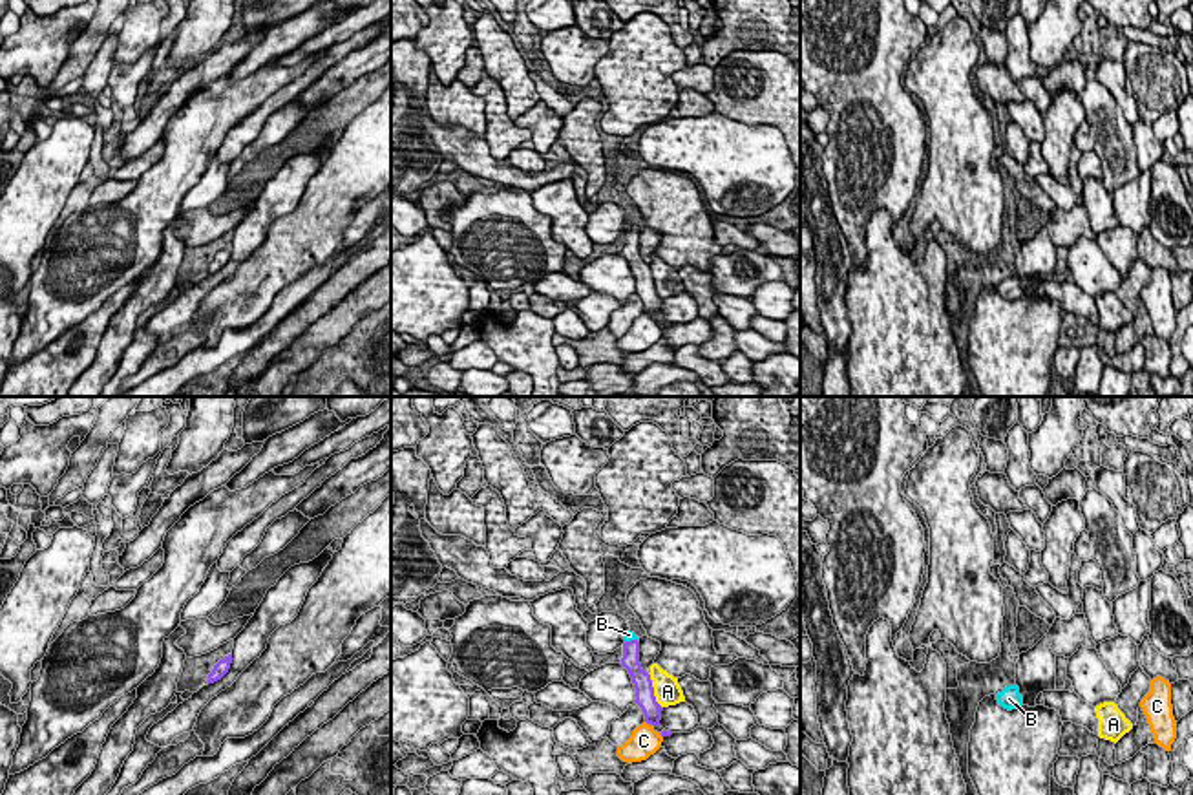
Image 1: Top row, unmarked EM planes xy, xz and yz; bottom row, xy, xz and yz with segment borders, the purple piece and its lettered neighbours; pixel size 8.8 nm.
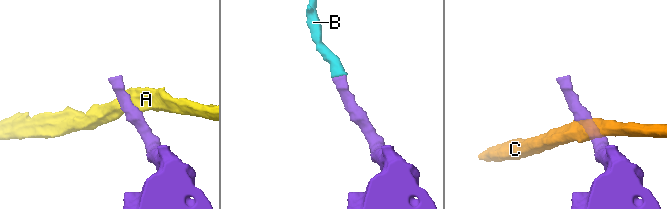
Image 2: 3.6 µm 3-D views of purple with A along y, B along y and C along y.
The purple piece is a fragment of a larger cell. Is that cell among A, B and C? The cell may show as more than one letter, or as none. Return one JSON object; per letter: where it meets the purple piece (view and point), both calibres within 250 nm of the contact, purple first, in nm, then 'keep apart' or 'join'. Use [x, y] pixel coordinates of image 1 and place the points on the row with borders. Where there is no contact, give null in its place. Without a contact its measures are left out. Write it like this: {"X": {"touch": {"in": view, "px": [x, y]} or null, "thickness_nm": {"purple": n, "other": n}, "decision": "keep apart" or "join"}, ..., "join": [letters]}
{"A": {"touch": {"in": "xz", "px": [653, 691]}, "thickness_nm": {"purple": 170, "other": 240}, "decision": "keep apart"}, "B": {"touch": {"in": "xz", "px": [631, 640]}, "thickness_nm": {"purple": 160, "other": 70}, "decision": "join"}, "C": {"touch": null, "decision": "keep apart"}, "join": ["B"]}

